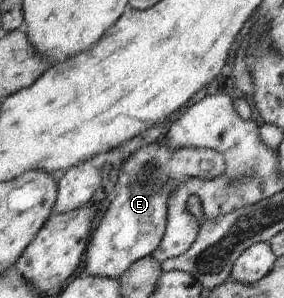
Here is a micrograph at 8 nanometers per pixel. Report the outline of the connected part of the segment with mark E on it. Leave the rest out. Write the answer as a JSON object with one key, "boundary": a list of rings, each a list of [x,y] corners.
{"boundary":[[[159,142],[125,156],[111,203],[86,247],[81,272],[90,277],[118,279],[133,262],[152,254],[162,242],[170,191],[186,179],[215,179],[225,170],[222,154],[208,148],[171,149]]]}

